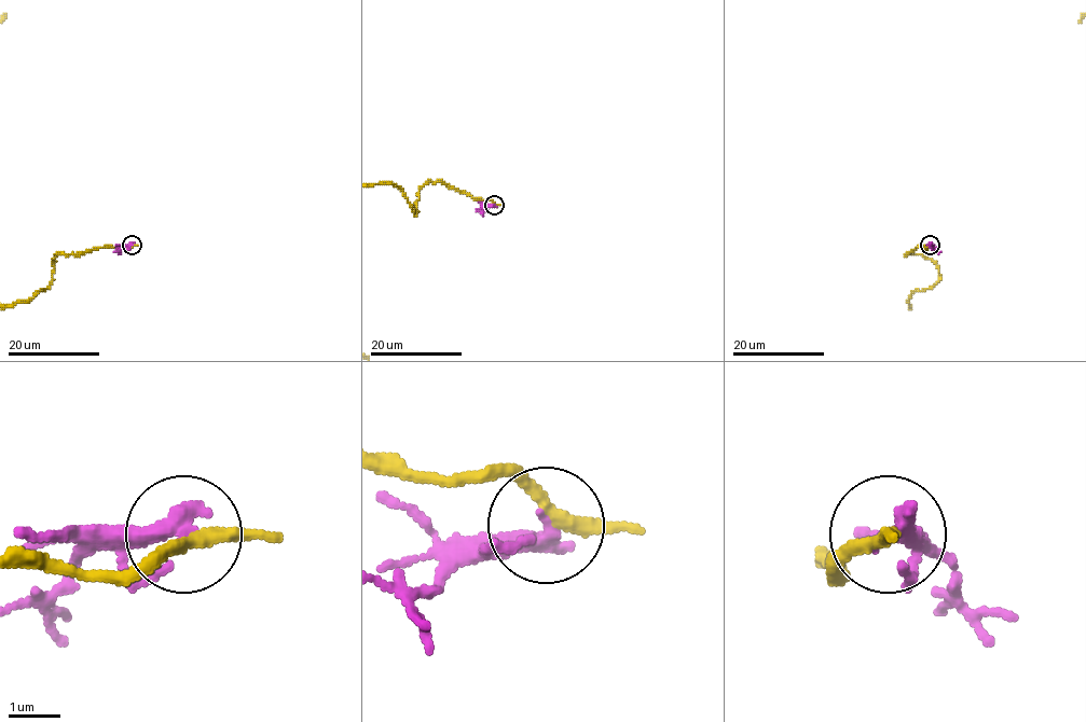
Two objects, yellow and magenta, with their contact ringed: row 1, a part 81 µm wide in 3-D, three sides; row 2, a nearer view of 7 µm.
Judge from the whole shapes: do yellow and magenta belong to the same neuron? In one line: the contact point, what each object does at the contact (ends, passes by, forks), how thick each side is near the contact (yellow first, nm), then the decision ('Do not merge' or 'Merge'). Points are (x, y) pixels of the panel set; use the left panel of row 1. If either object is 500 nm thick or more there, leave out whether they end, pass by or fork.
Place: (132, 245). At the ring yellow passes by. At the ring magenta ends. Thickness 240 nm (yellow) against 420 nm. Do not merge

